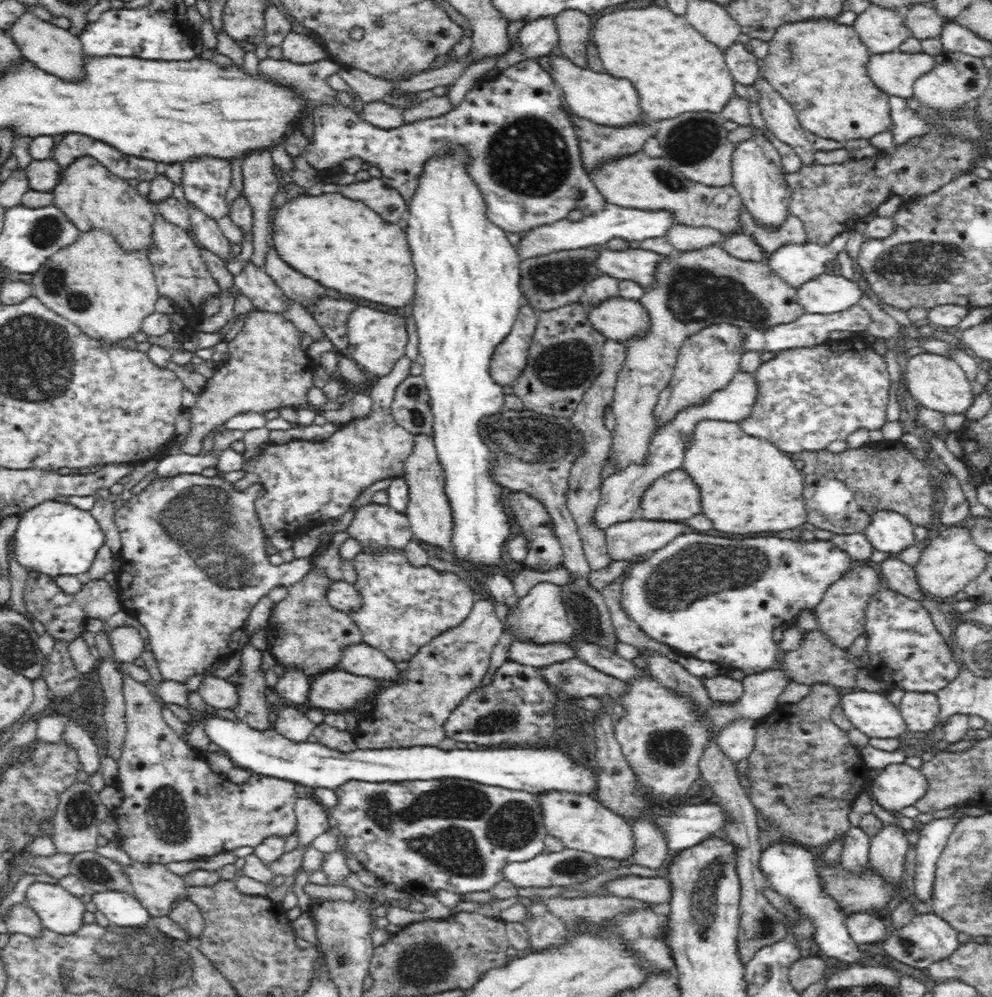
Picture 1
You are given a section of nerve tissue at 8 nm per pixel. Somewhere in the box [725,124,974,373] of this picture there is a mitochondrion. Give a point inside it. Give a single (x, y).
(931, 261)

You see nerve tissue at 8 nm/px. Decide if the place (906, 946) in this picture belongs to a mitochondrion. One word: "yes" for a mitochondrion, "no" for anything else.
yes

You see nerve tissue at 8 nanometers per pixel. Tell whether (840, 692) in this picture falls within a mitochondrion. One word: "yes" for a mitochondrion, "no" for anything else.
no

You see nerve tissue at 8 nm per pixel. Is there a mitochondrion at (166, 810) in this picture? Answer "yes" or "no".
yes

